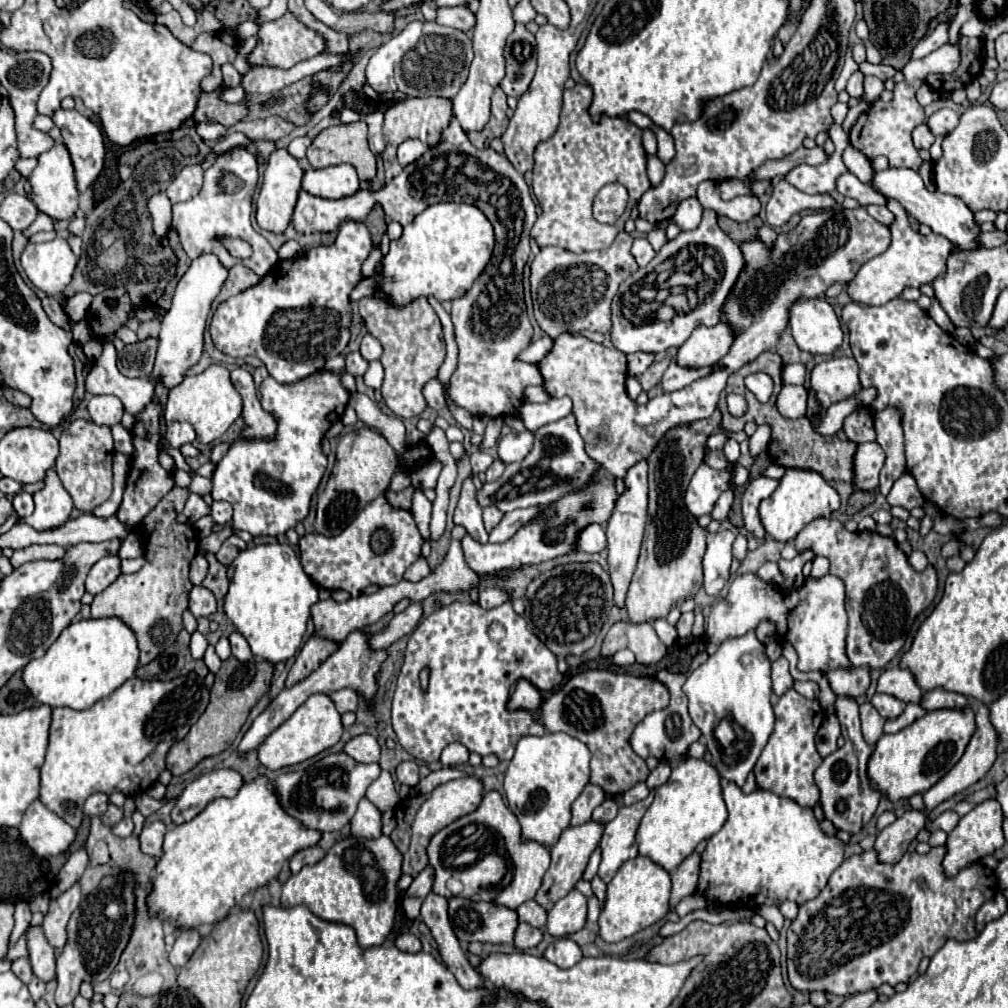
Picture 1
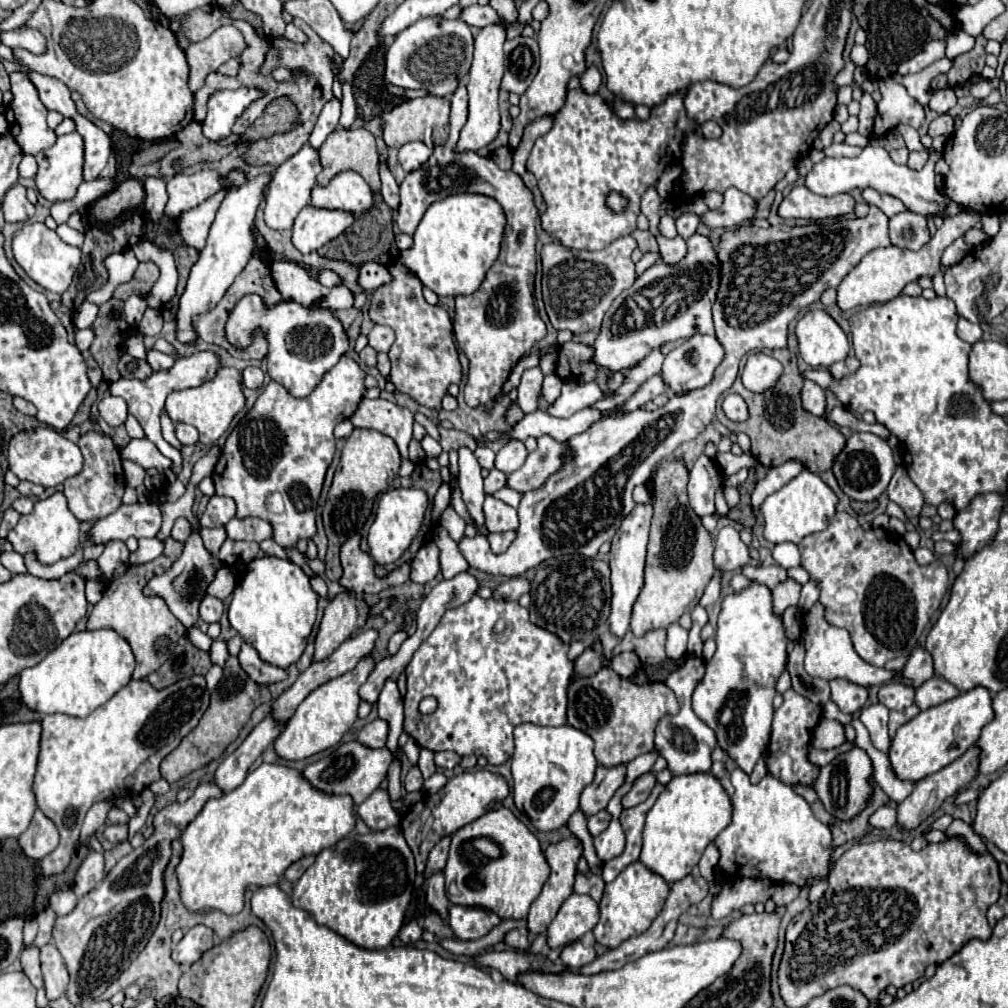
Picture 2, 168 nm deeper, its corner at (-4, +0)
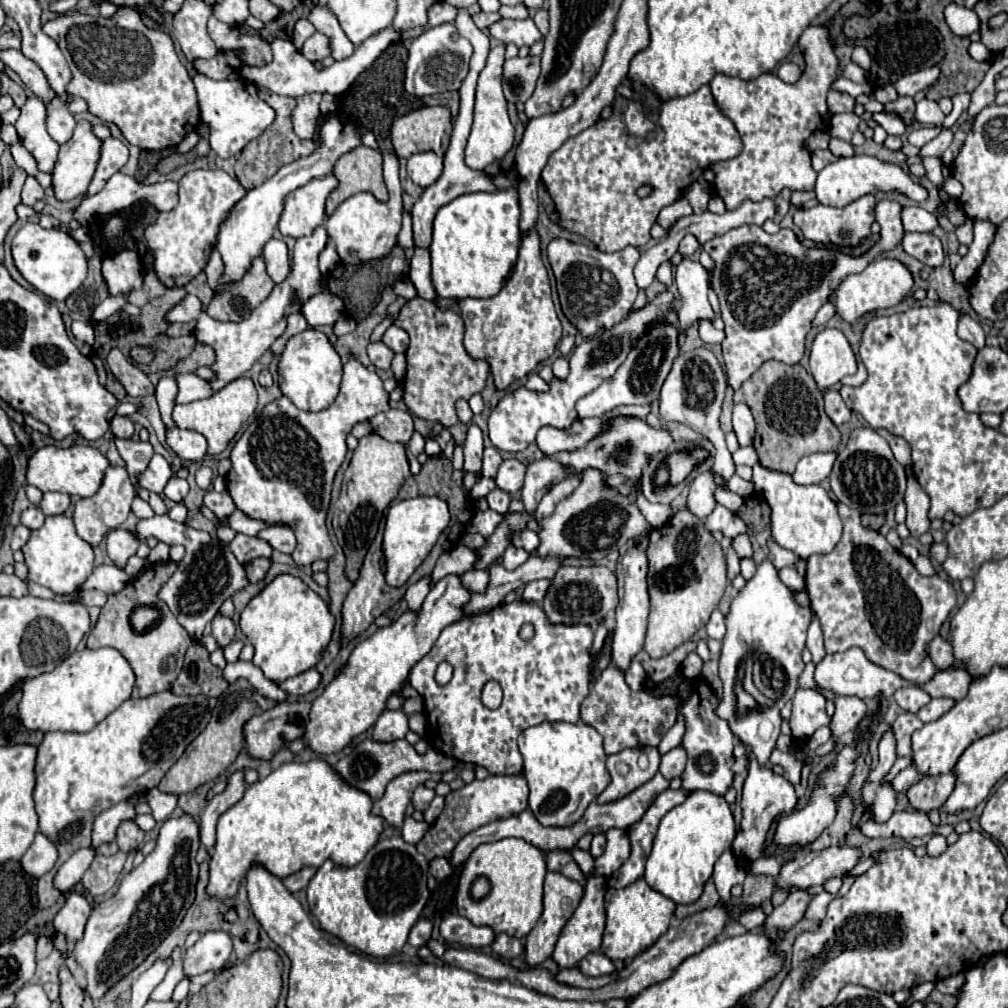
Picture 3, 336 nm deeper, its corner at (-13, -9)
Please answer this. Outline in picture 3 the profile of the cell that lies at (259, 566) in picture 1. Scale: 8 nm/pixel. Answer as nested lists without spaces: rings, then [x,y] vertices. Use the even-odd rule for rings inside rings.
[[[278,574],[246,604],[240,614],[240,630],[256,650],[252,662],[268,680],[284,682],[320,662],[334,630],[334,616],[330,614],[328,604],[300,578],[292,574]]]

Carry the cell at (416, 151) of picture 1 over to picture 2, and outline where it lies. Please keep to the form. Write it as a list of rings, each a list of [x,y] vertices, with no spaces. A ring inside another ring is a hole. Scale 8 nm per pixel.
[[[413,141],[399,149],[399,163],[403,165],[405,173],[419,169],[429,157],[431,157],[431,149],[421,141]]]

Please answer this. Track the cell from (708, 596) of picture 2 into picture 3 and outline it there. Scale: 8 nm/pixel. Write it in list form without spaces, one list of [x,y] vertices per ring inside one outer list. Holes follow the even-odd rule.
[[[732,545],[729,547],[727,551],[726,564],[727,564],[727,577],[730,580],[733,580],[735,576],[740,573],[740,560]]]

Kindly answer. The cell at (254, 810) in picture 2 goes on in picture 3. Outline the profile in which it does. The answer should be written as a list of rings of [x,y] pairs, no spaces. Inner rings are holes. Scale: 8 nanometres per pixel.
[[[312,760],[282,764],[264,780],[250,784],[244,798],[218,818],[216,842],[210,854],[210,878],[206,894],[218,900],[234,898],[238,894],[240,882],[254,866],[262,866],[282,880],[306,866],[318,868],[328,858],[340,866],[356,866],[378,842],[378,836],[384,830],[384,820],[380,816],[372,816],[370,810],[372,798],[366,792],[348,786],[326,762]]]

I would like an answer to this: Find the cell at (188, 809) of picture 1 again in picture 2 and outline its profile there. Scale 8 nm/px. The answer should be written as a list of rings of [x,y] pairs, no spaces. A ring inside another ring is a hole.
[[[201,783],[201,785],[199,785],[199,787],[197,787],[197,789],[195,789],[195,793],[193,793],[193,797],[189,797],[189,799],[187,799],[187,801],[185,801],[185,803],[171,803],[171,805],[165,805],[165,807],[163,807],[163,809],[161,809],[161,811],[159,811],[159,813],[157,813],[157,815],[155,815],[155,819],[153,819],[153,827],[155,827],[155,831],[153,831],[153,835],[151,835],[151,837],[149,837],[149,839],[147,839],[147,841],[145,841],[145,843],[143,843],[143,845],[141,845],[141,847],[137,847],[137,849],[135,849],[135,851],[131,851],[131,853],[129,853],[129,855],[125,855],[125,857],[123,857],[123,859],[121,859],[121,861],[119,861],[119,863],[117,863],[117,865],[115,865],[115,867],[113,867],[113,869],[111,869],[111,871],[109,871],[109,873],[107,873],[107,875],[105,875],[105,879],[103,879],[103,881],[101,881],[101,885],[97,885],[97,909],[95,909],[95,907],[93,907],[93,905],[87,905],[87,901],[83,901],[83,903],[81,903],[81,911],[73,911],[73,913],[71,913],[71,915],[67,915],[67,917],[57,917],[57,921],[55,921],[55,925],[54,925],[54,927],[53,927],[53,931],[52,931],[52,935],[53,935],[53,937],[54,937],[54,938],[52,938],[52,940],[53,940],[53,941],[55,941],[55,947],[57,947],[57,949],[59,949],[59,953],[61,953],[61,955],[63,955],[63,959],[65,959],[65,963],[67,963],[67,969],[69,969],[69,977],[71,977],[71,981],[69,981],[69,987],[67,987],[67,999],[69,999],[69,1001],[71,1001],[71,1003],[83,1003],[83,1001],[85,1001],[85,999],[89,999],[89,997],[91,997],[91,995],[97,995],[97,999],[99,999],[99,997],[101,997],[101,993],[105,993],[105,989],[107,989],[107,987],[109,987],[109,985],[111,985],[111,983],[113,983],[113,981],[115,981],[115,979],[117,979],[117,977],[119,977],[119,975],[121,975],[121,973],[123,973],[123,971],[125,971],[125,969],[127,969],[127,967],[129,967],[129,963],[131,963],[131,961],[133,961],[133,959],[135,959],[135,957],[137,957],[137,955],[139,955],[139,953],[141,953],[141,951],[143,951],[143,949],[145,949],[145,945],[147,945],[147,941],[149,941],[149,937],[151,937],[151,935],[153,935],[153,931],[155,931],[155,927],[157,927],[157,923],[159,923],[159,917],[161,917],[161,903],[163,903],[163,897],[165,897],[165,883],[163,883],[163,873],[165,873],[165,867],[167,867],[167,865],[169,865],[169,859],[171,859],[171,843],[173,843],[173,841],[179,841],[179,837],[181,837],[181,833],[183,833],[183,829],[185,829],[185,827],[187,827],[187,825],[189,825],[189,823],[191,823],[191,821],[193,821],[193,819],[195,819],[195,817],[197,817],[197,815],[199,815],[199,811],[201,811],[201,809],[203,809],[203,805],[205,805],[205,801],[207,801],[207,799],[211,799],[211,797],[219,797],[219,795],[221,795],[221,789],[219,789],[219,787],[217,787],[217,785],[213,785],[213,783]],[[95,935],[97,935],[97,953],[89,953],[89,951],[87,951],[87,949],[91,949],[91,941],[93,941],[93,937],[95,937]],[[85,951],[87,951],[87,963],[81,963],[81,959],[83,959],[83,955],[85,955]]]

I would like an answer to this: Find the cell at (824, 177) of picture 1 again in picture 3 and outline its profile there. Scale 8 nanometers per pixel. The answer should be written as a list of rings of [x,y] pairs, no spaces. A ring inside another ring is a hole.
[[[850,156],[850,158],[840,158],[834,164],[828,164],[824,170],[818,172],[818,180],[814,186],[816,198],[820,204],[826,206],[846,206],[858,198],[862,198],[864,194],[874,194],[874,192],[900,192],[904,196],[908,196],[914,202],[924,202],[928,198],[928,190],[914,182],[910,178],[910,174],[906,174],[902,170],[900,164],[894,162],[886,162],[880,160],[876,156]]]

